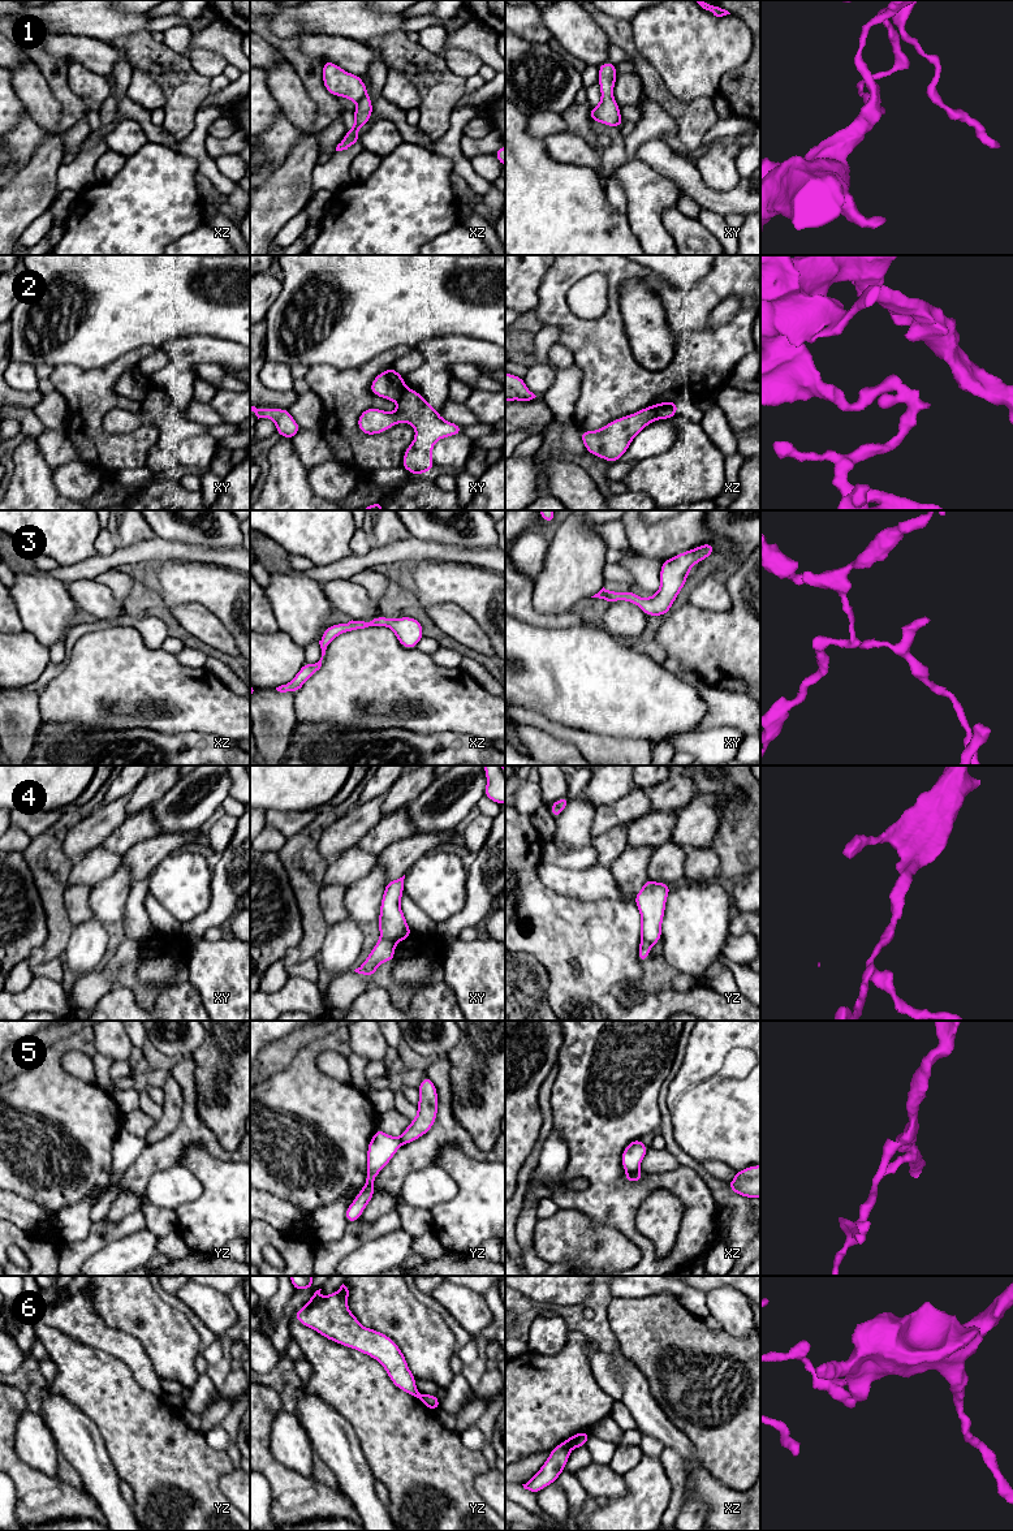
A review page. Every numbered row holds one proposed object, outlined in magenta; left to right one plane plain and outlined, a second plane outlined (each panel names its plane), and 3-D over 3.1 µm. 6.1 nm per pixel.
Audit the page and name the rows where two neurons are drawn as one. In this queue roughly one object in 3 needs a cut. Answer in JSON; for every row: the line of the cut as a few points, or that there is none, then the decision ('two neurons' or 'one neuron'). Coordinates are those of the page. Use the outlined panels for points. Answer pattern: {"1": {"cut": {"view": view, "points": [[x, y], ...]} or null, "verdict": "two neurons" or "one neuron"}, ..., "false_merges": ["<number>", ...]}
{"1": {"cut": {"view": "xz", "points": [[366, 94], [357, 102]]}, "verdict": "two neurons"}, "2": {"cut": {"view": "xy", "points": [[405, 387], [397, 401]]}, "verdict": "two neurons"}, "3": {"cut": null, "verdict": "one neuron"}, "4": {"cut": {"view": "xy", "points": [[380, 937], [388, 939], [395, 944]]}, "verdict": "two neurons"}, "5": {"cut": {"view": "xz", "points": [[638, 1169], [628, 1172]]}, "verdict": "two neurons"}, "6": {"cut": {"view": "xz", "points": [[563, 1443], [569, 1449]]}, "verdict": "two neurons"}, "false_merges": ["1", "2", "4", "5", "6"]}

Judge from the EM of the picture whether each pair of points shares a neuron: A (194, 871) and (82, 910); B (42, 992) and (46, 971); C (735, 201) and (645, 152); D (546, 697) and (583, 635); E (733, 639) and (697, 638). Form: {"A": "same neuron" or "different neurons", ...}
{"A": "different neurons", "B": "different neurons", "C": "same neuron", "D": "same neuron", "E": "same neuron"}

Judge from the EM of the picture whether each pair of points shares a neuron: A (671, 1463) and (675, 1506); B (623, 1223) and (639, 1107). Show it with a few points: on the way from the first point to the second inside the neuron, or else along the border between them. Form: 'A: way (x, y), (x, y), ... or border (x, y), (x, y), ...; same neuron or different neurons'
A: way (676, 1474), (676, 1496); same neuron
B: way (610, 1194), (611, 1135); same neuron

